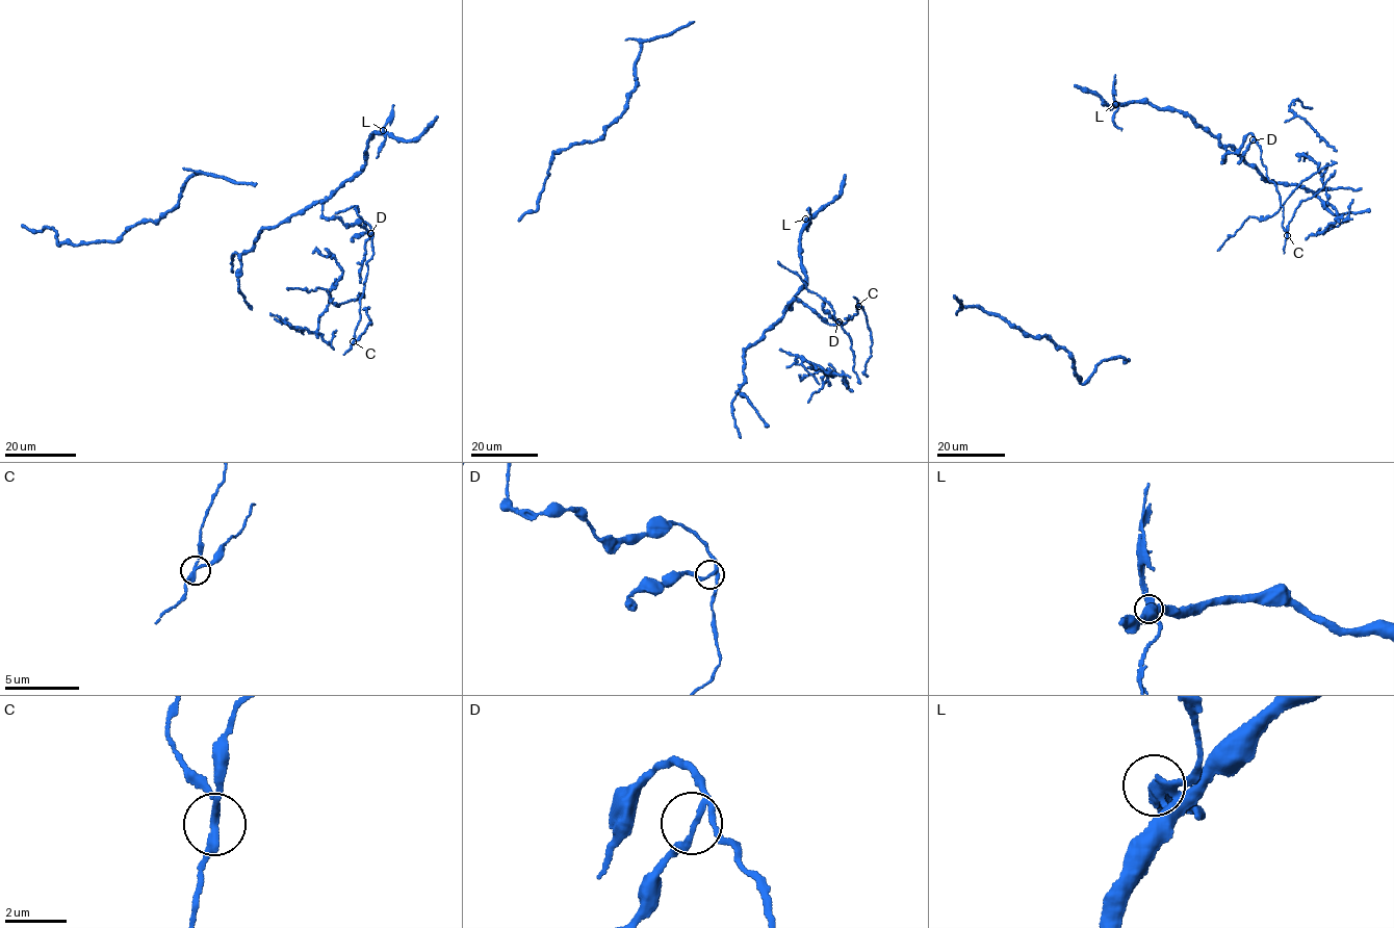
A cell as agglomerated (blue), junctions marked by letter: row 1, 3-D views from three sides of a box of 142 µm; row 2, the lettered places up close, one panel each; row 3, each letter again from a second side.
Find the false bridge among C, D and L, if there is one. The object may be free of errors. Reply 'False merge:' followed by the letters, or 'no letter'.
False merge: C

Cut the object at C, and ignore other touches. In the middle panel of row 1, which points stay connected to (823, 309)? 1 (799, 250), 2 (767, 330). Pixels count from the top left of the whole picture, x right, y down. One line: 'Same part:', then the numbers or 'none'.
Same part: 1, 2

